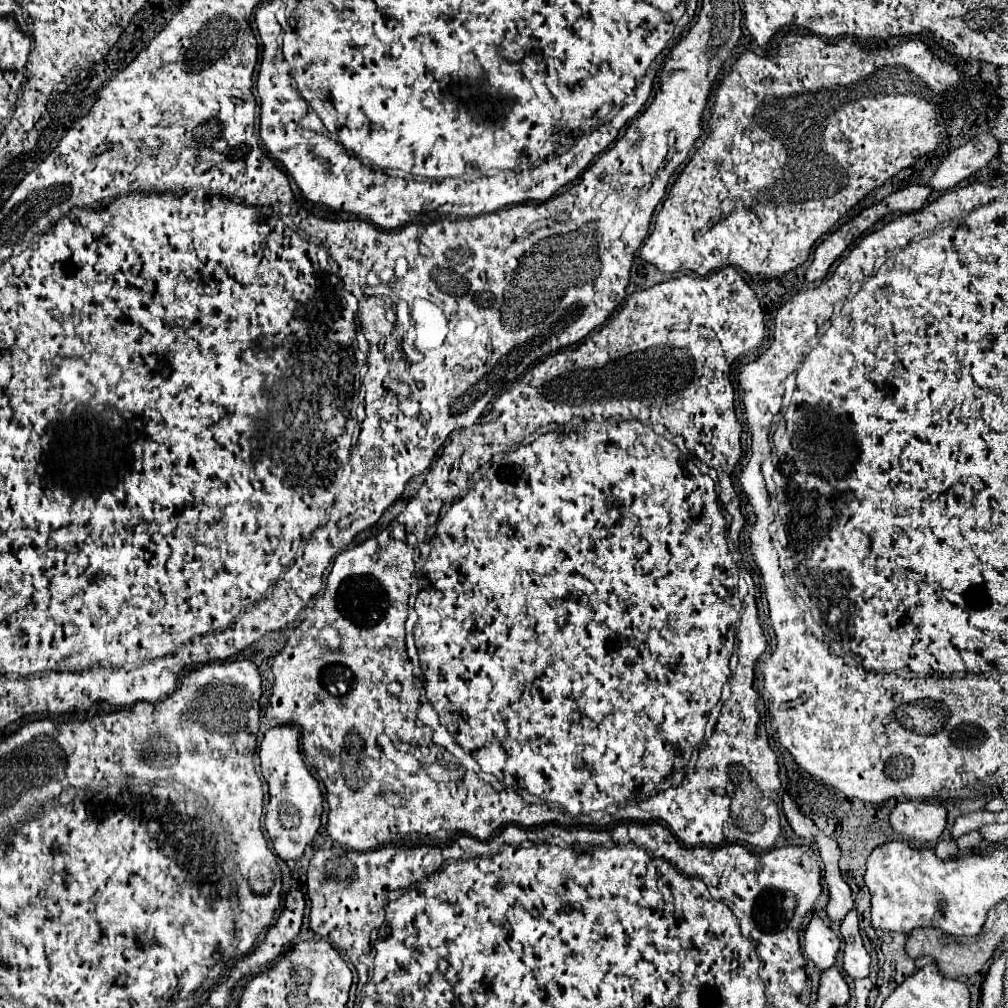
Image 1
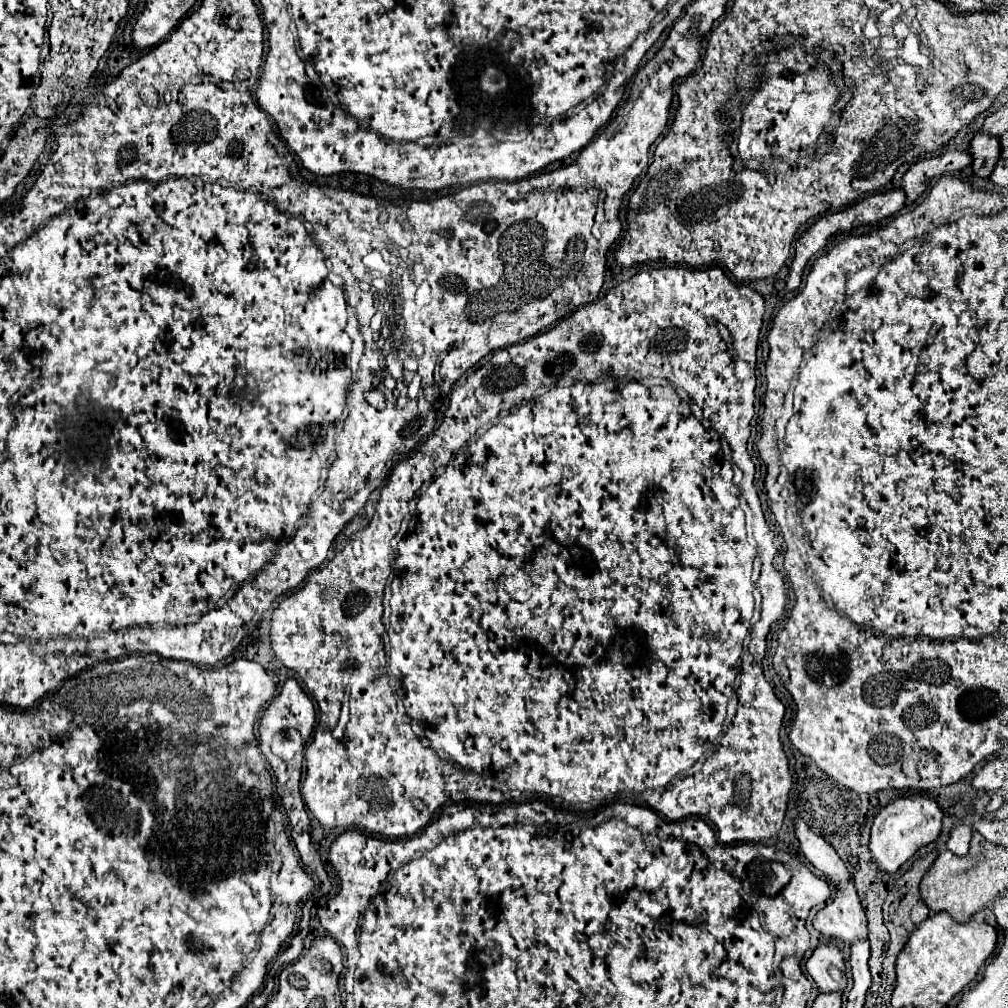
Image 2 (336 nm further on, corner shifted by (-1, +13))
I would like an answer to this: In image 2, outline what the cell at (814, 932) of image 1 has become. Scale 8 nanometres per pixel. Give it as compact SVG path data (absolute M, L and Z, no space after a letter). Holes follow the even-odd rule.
M834 941L818 945L806 963L806 971L818 985L820 993L842 991L846 987L844 969L846 969L846 957Z

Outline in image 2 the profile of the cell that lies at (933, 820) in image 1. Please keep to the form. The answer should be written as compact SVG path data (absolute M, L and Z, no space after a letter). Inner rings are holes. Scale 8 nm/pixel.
M922 795L898 797L888 803L872 823L870 853L882 871L894 873L902 863L906 863L920 847L936 841L942 827L942 809L934 799Z

